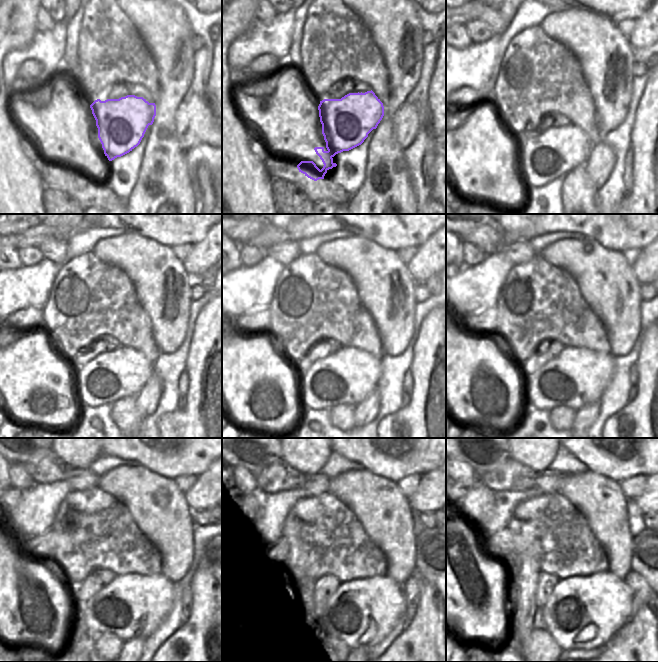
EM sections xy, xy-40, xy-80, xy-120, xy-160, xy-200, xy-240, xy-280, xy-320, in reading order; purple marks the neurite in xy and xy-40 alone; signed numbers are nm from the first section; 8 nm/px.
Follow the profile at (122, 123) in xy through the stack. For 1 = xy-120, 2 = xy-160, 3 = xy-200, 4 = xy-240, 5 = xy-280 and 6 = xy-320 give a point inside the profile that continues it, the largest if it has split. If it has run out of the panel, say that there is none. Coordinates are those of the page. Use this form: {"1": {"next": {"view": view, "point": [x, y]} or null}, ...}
{"1": {"next": {"view": "xy-120", "point": [109, 377]}}, "2": {"next": {"view": "xy-160", "point": [347, 377]}}, "3": {"next": {"view": "xy-200", "point": [578, 377]}}, "4": {"next": {"view": "xy-240", "point": [132, 605]}}, "5": {"next": {"view": "xy-280", "point": [360, 613]}}, "6": {"next": {"view": "xy-320", "point": [584, 613]}}}

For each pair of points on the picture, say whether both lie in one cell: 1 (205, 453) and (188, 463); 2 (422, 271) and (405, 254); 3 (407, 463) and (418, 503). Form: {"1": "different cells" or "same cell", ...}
{"1": "same cell", "2": "different cells", "3": "different cells"}

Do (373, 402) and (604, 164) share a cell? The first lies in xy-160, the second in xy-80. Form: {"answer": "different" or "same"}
{"answer": "same"}

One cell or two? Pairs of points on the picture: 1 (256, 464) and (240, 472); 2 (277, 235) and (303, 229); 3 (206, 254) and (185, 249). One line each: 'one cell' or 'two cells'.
1: two cells
2: one cell
3: two cells

